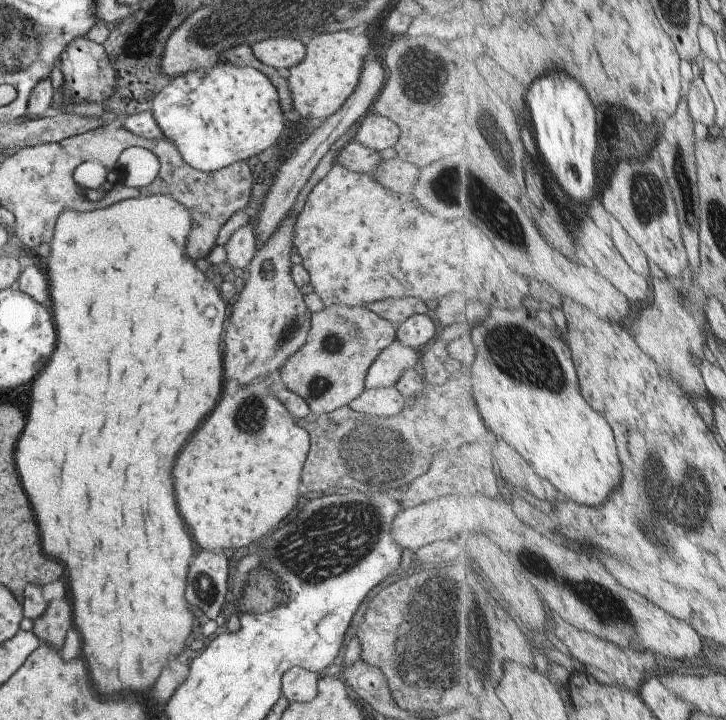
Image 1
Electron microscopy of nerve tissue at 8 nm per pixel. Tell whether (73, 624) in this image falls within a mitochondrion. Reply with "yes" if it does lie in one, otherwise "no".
no

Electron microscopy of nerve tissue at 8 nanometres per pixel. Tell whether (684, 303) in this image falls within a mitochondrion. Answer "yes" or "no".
yes

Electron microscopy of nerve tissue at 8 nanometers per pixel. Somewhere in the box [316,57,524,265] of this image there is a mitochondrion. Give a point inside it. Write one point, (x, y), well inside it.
(487, 126)

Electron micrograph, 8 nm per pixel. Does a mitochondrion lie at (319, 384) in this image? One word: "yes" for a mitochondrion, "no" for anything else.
yes

